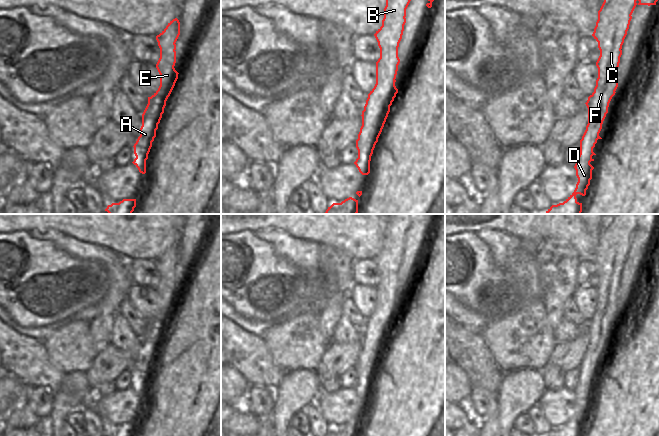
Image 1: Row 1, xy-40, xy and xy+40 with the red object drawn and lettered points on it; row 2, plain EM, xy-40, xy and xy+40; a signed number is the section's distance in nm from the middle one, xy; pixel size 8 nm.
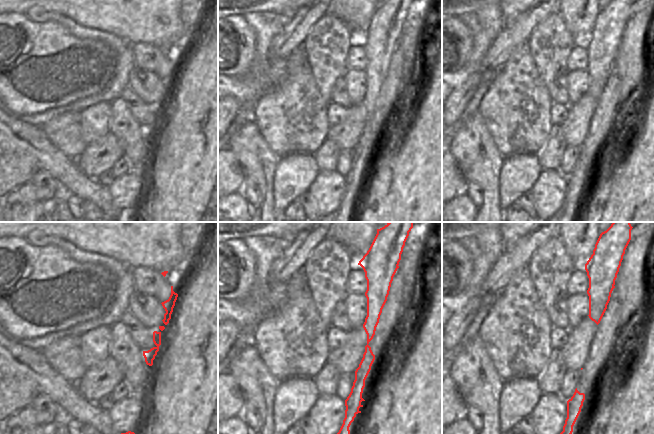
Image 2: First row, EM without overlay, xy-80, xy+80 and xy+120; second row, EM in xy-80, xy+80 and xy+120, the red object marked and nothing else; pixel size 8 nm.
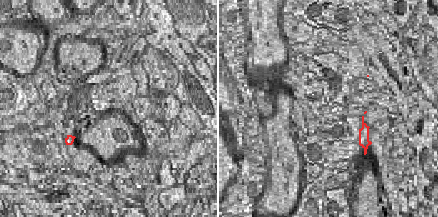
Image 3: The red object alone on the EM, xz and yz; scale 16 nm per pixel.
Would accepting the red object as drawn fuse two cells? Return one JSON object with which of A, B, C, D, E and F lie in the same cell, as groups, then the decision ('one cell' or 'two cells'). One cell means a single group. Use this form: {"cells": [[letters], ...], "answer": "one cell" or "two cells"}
{"cells": [["A", "B", "C", "D", "E", "F"]], "answer": "one cell"}

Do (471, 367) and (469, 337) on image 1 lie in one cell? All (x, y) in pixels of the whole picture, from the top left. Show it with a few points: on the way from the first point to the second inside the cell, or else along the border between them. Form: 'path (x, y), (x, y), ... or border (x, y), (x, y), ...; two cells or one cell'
border (466, 356), (473, 356), (479, 364), (493, 361); two cells

